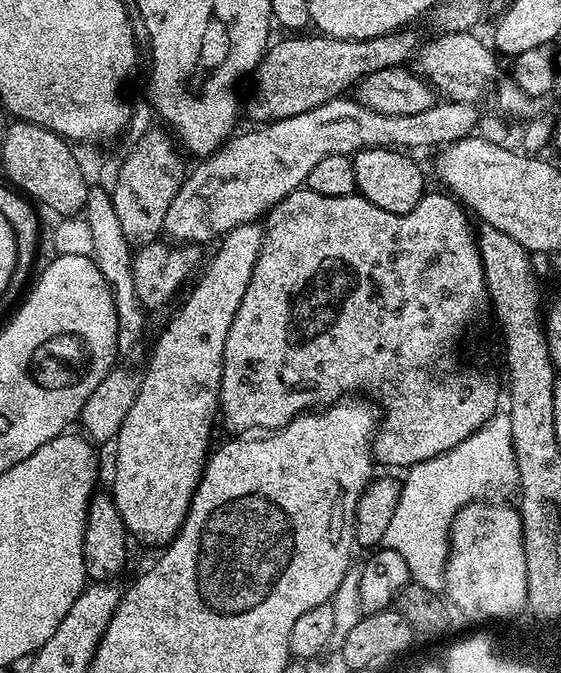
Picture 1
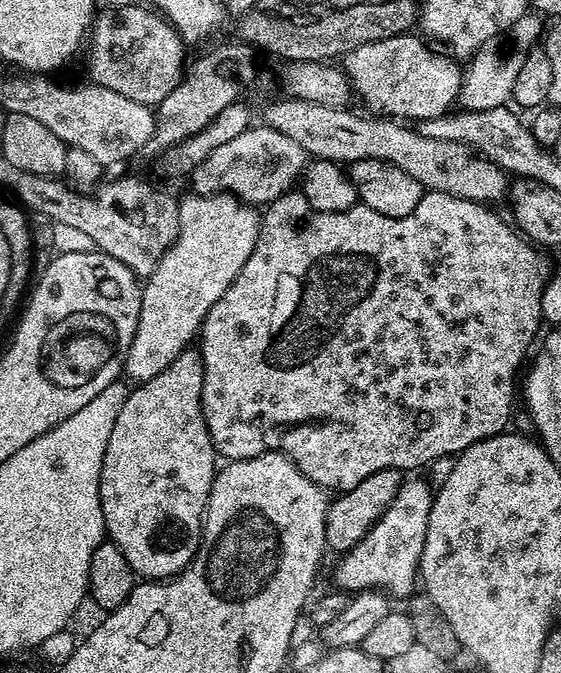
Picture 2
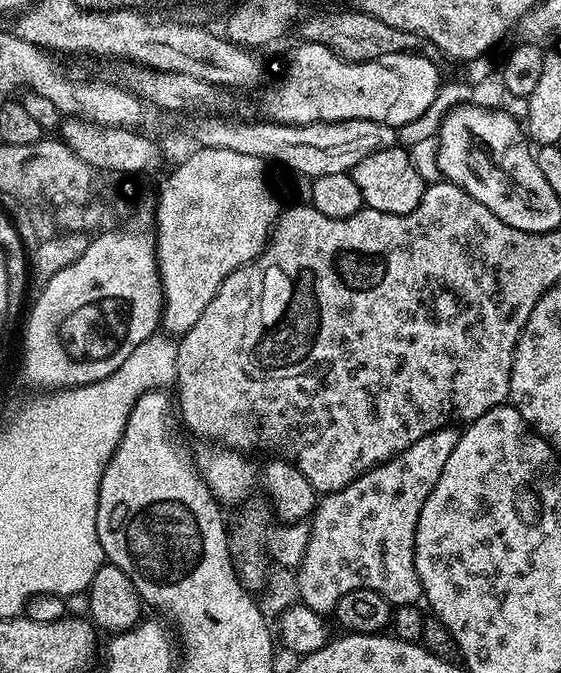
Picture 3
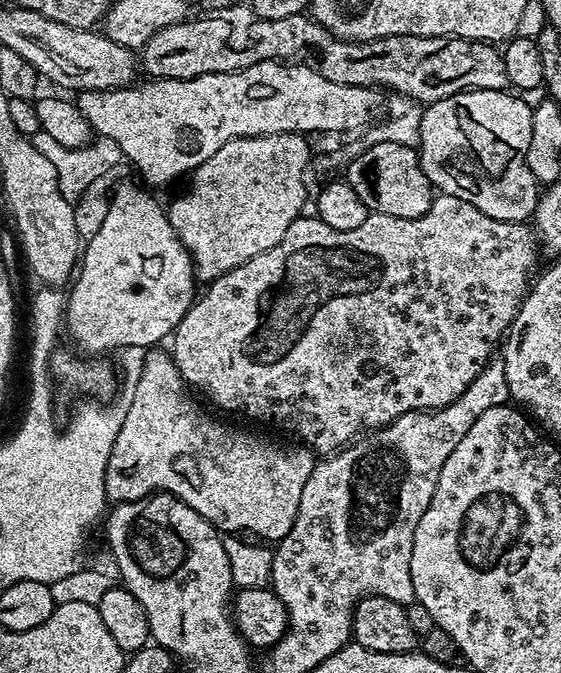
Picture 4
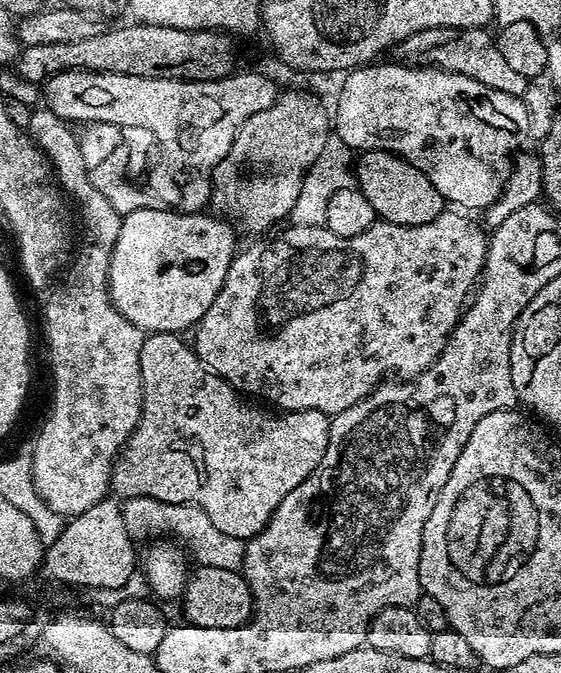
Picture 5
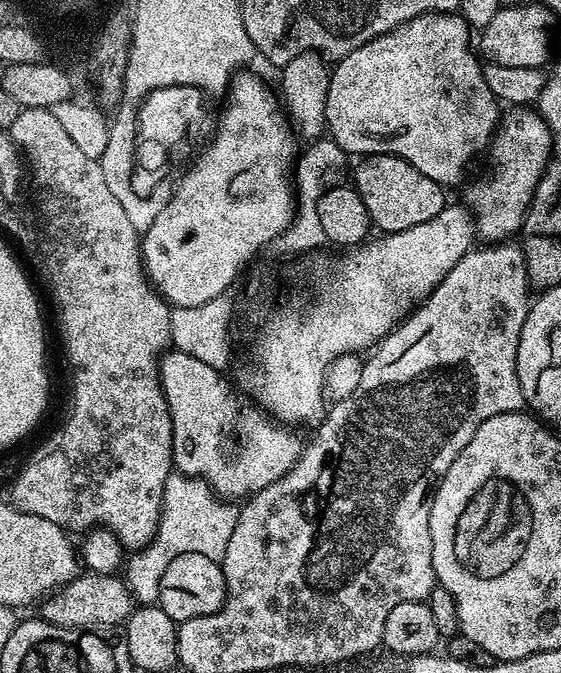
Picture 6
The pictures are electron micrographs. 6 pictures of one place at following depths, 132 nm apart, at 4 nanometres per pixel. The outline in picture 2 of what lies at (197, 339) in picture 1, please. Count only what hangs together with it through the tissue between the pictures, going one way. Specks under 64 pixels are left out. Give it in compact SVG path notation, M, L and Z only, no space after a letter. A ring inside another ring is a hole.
M190 346L162 374L147 380L145 384L135 385L129 391L126 402L122 410L118 413L118 418L114 422L114 431L110 433L110 442L106 442L106 458L102 462L102 474L100 475L100 501L102 502L102 518L104 519L104 531L107 539L126 554L126 562L130 562L133 573L144 580L167 580L170 576L176 576L188 563L196 557L196 552L200 548L200 537L204 535L204 512L208 509L208 495L212 489L212 484L216 481L218 471L218 453L206 426L206 418L202 414L202 378L204 377L204 367L199 351Z

